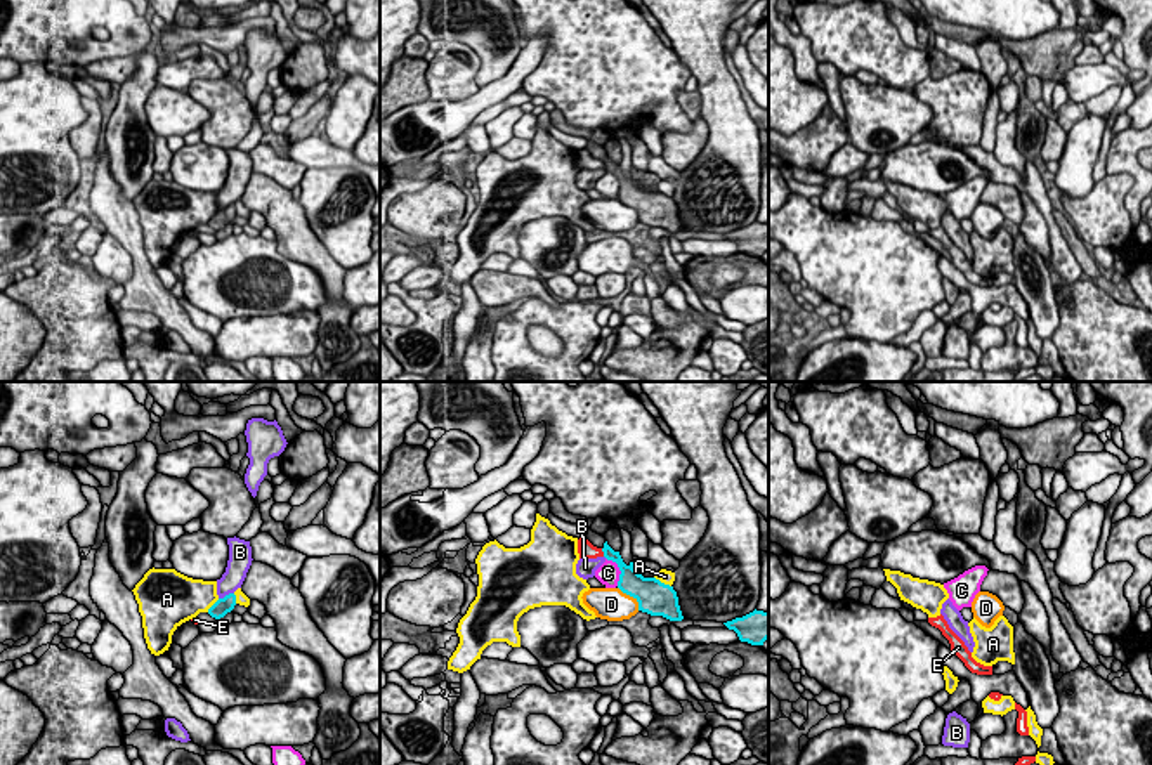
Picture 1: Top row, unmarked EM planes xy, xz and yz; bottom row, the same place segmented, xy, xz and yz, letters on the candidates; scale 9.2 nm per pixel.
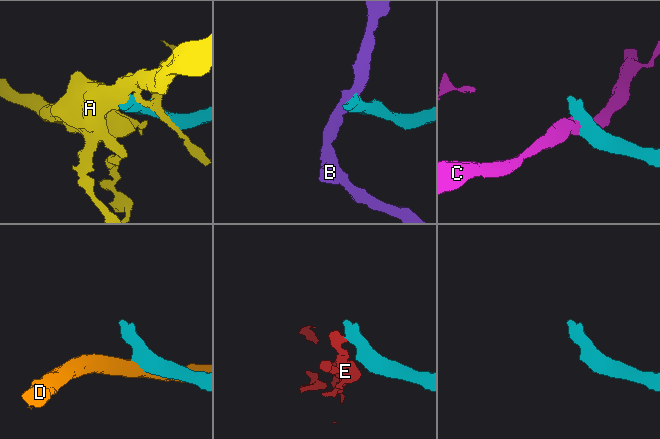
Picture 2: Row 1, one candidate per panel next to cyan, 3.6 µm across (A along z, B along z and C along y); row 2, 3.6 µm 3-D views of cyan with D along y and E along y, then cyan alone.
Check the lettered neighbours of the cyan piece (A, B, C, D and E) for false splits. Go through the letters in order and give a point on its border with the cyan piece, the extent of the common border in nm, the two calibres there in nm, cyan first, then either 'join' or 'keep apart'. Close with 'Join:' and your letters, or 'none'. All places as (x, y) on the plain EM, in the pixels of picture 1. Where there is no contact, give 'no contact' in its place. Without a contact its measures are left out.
A: contact xz (663, 195); length 190 nm; calibres 320 and 130 nm; keep apart
B: contact xy (226, 207); length 160 nm; calibres 160 and 200 nm; keep apart
C: contact xz (620, 181); length 300 nm; calibres 240 and 200 nm; keep apart
D: contact xz (632, 207); length 300 nm; calibres 320 and 300 nm; keep apart
E: contact xz (602, 162); length 90 nm; calibres 120 and 160 nm; keep apart
Join: none

